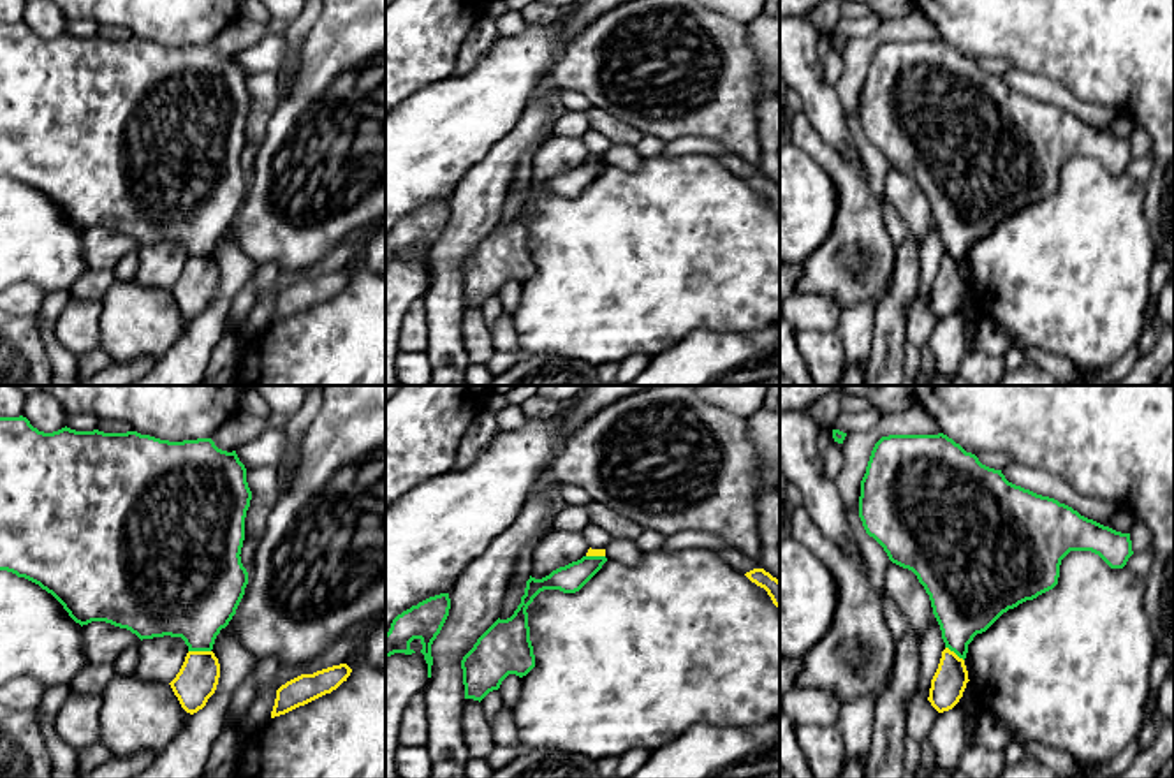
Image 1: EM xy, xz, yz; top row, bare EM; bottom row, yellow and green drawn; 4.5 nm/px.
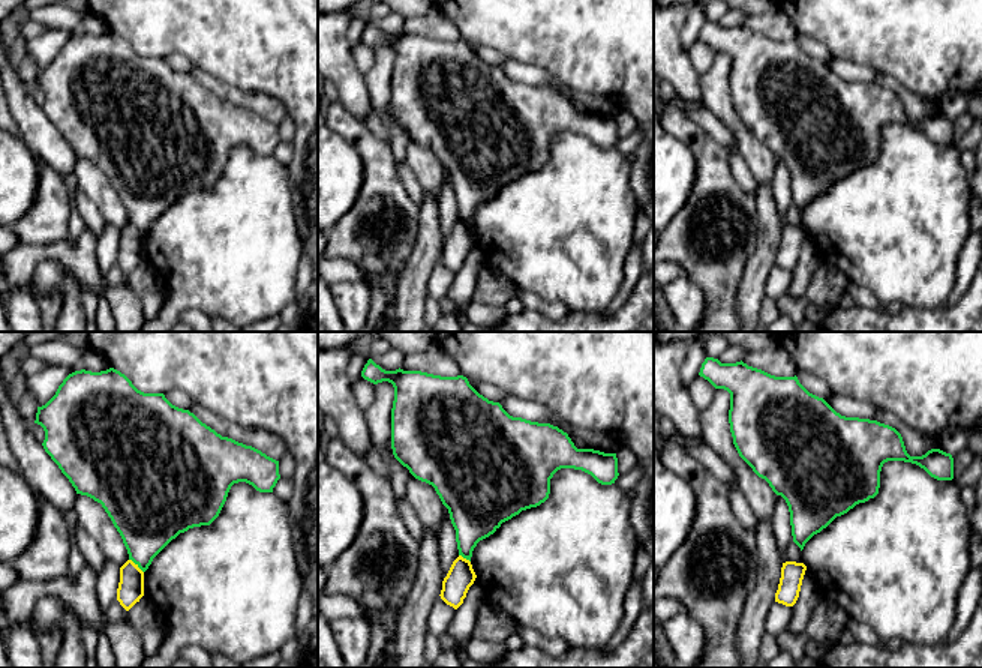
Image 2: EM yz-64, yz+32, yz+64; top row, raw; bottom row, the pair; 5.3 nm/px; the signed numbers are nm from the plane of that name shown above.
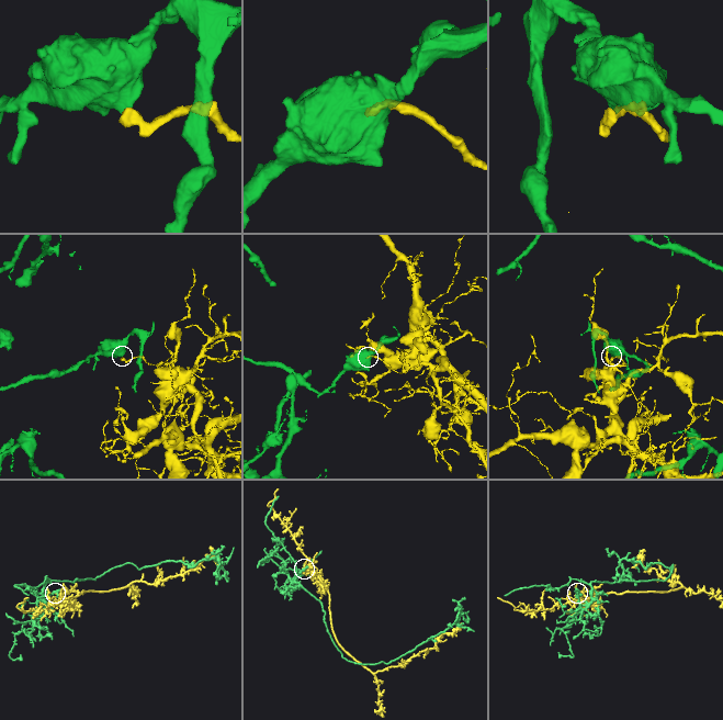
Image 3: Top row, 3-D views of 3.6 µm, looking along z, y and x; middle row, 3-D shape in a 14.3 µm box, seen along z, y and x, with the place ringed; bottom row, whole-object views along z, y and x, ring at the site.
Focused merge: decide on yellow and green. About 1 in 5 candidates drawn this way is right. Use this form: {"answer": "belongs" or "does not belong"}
{"answer": "does not belong"}

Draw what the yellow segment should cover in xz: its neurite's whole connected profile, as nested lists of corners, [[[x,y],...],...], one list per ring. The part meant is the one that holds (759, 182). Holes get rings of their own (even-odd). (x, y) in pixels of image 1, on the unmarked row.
[[[753,174],[745,180],[752,188],[764,194],[771,202],[773,209],[780,215],[780,187],[764,174]]]

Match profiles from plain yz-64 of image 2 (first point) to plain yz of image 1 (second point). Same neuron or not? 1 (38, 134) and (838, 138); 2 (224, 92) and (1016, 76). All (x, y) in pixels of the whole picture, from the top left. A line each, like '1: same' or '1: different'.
1: same
2: same

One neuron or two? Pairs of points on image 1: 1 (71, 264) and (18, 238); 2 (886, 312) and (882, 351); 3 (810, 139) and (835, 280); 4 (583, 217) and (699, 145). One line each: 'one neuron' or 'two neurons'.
1: one neuron
2: one neuron
3: one neuron
4: two neurons

